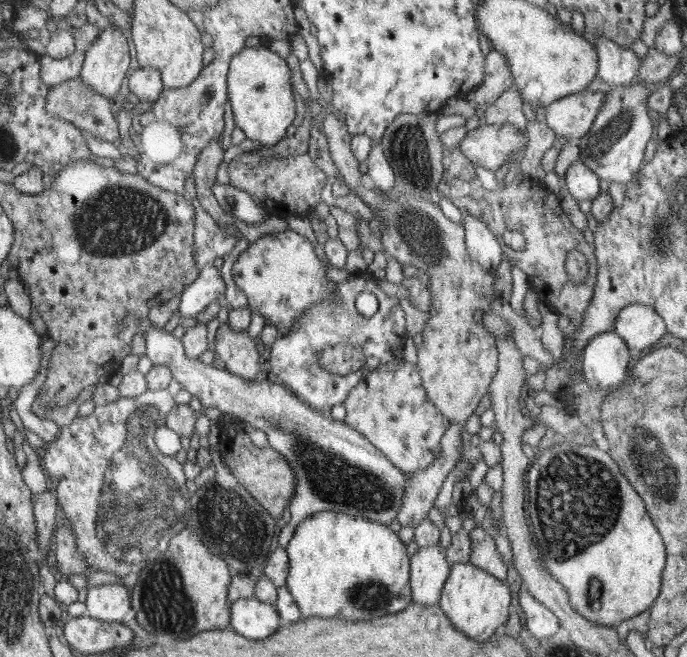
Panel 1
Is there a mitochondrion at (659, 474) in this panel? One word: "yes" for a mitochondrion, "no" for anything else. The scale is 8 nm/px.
yes

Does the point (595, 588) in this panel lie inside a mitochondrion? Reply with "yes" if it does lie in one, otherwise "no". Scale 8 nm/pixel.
yes

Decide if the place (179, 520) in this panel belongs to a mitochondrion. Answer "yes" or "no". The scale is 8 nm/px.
yes

